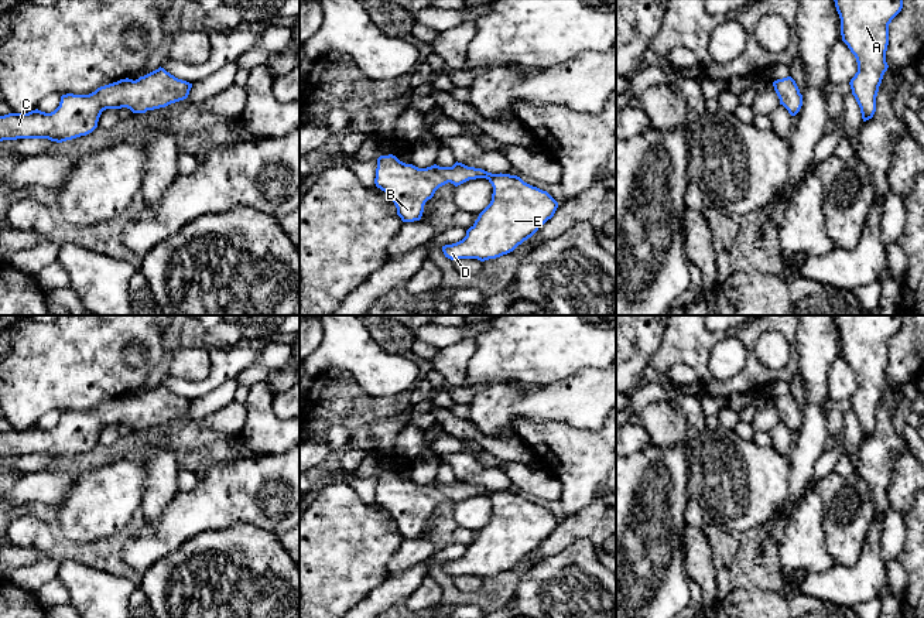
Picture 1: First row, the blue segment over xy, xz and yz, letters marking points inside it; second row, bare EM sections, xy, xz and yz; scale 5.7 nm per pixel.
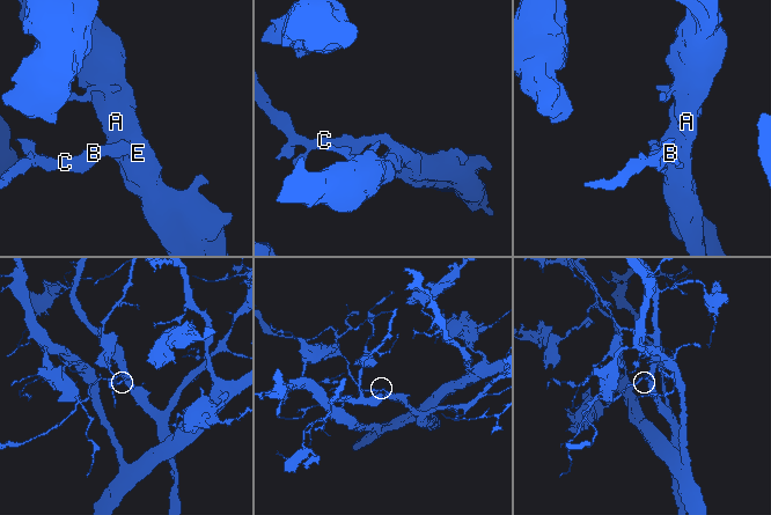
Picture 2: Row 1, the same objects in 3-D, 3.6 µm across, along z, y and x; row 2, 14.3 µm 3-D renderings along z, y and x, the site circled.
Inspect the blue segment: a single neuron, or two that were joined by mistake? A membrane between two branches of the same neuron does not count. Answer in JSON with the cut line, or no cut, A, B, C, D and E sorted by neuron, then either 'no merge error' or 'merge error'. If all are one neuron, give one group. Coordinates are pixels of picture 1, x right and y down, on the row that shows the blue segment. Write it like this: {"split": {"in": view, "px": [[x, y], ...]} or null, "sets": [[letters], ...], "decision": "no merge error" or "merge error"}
{"split": {"in": "xy", "px": [[136, 79], [140, 88], [140, 98], [149, 109]]}, "sets": [["A", "D", "E"], ["B", "C"]], "decision": "merge error"}

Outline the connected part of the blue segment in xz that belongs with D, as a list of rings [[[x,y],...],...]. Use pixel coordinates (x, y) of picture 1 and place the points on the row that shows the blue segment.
[[[458,161],[452,170],[462,171],[469,180],[486,178],[493,194],[490,204],[466,231],[466,236],[442,246],[445,257],[451,260],[485,262],[507,255],[531,238],[558,208],[558,202],[547,191],[524,182],[517,175],[492,174]]]

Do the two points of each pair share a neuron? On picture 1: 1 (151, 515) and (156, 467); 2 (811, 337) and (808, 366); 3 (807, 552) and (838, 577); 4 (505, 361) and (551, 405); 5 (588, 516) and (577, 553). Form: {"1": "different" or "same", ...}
{"1": "same", "2": "same", "3": "different", "4": "different", "5": "different"}

